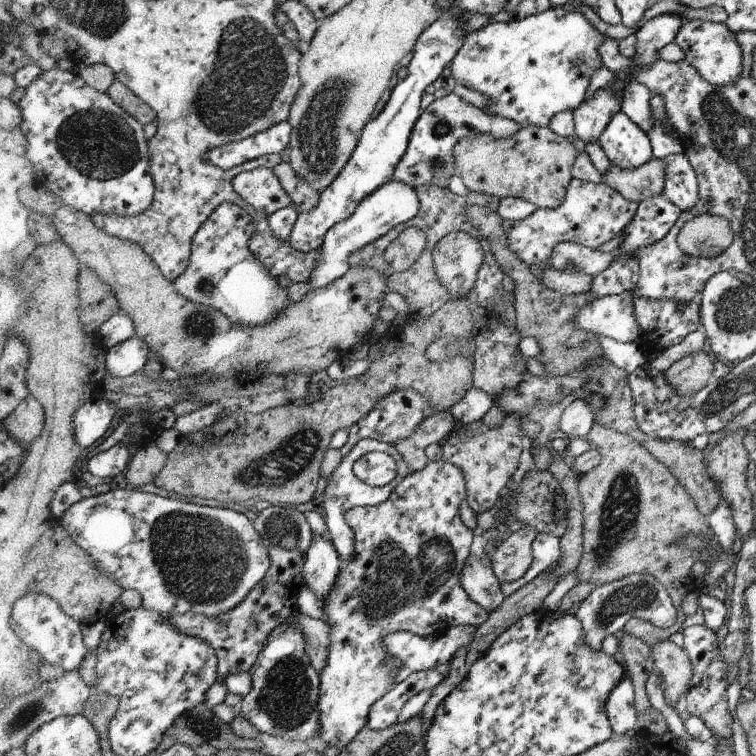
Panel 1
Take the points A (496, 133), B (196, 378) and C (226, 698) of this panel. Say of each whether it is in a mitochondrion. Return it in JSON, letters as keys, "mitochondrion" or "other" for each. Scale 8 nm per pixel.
{"A":"other","B":"other","C":"other"}

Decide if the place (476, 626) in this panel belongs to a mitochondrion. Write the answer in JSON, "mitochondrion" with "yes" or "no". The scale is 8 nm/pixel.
{"mitochondrion":"no"}

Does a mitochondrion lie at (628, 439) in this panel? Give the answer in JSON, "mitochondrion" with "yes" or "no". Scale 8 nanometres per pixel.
{"mitochondrion":"no"}

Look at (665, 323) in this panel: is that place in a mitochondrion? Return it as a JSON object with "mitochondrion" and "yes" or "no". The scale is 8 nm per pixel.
{"mitochondrion":"no"}

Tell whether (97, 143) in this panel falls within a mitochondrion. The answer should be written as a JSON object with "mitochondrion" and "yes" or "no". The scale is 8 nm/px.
{"mitochondrion":"yes"}

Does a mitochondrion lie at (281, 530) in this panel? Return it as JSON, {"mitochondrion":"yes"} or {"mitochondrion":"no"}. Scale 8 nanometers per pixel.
{"mitochondrion":"yes"}

